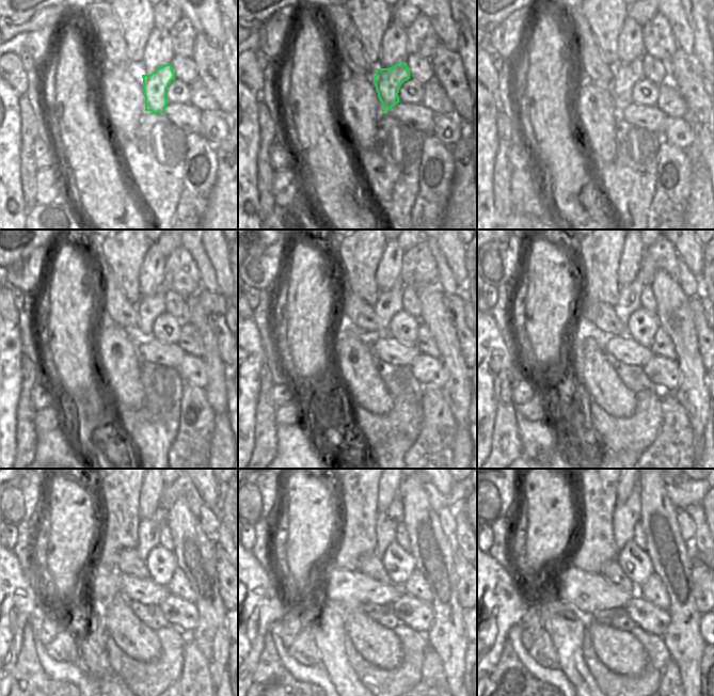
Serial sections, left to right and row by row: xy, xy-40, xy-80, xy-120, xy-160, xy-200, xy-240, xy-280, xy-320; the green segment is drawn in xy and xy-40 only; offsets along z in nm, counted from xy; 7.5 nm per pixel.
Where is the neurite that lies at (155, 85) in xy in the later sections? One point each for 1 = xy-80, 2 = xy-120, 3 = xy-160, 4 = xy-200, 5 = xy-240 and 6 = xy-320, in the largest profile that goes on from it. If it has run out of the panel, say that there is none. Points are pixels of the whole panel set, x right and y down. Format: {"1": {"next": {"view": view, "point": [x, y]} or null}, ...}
{"1": {"next": {"view": "xy-80", "point": [627, 75]}}, "2": {"next": {"view": "xy-120", "point": [148, 309]}}, "3": {"next": {"view": "xy-160", "point": [389, 303]}}, "4": {"next": {"view": "xy-200", "point": [629, 301]}}, "5": {"next": {"view": "xy-240", "point": [149, 528]}}, "6": {"next": {"view": "xy-320", "point": [627, 515]}}}

